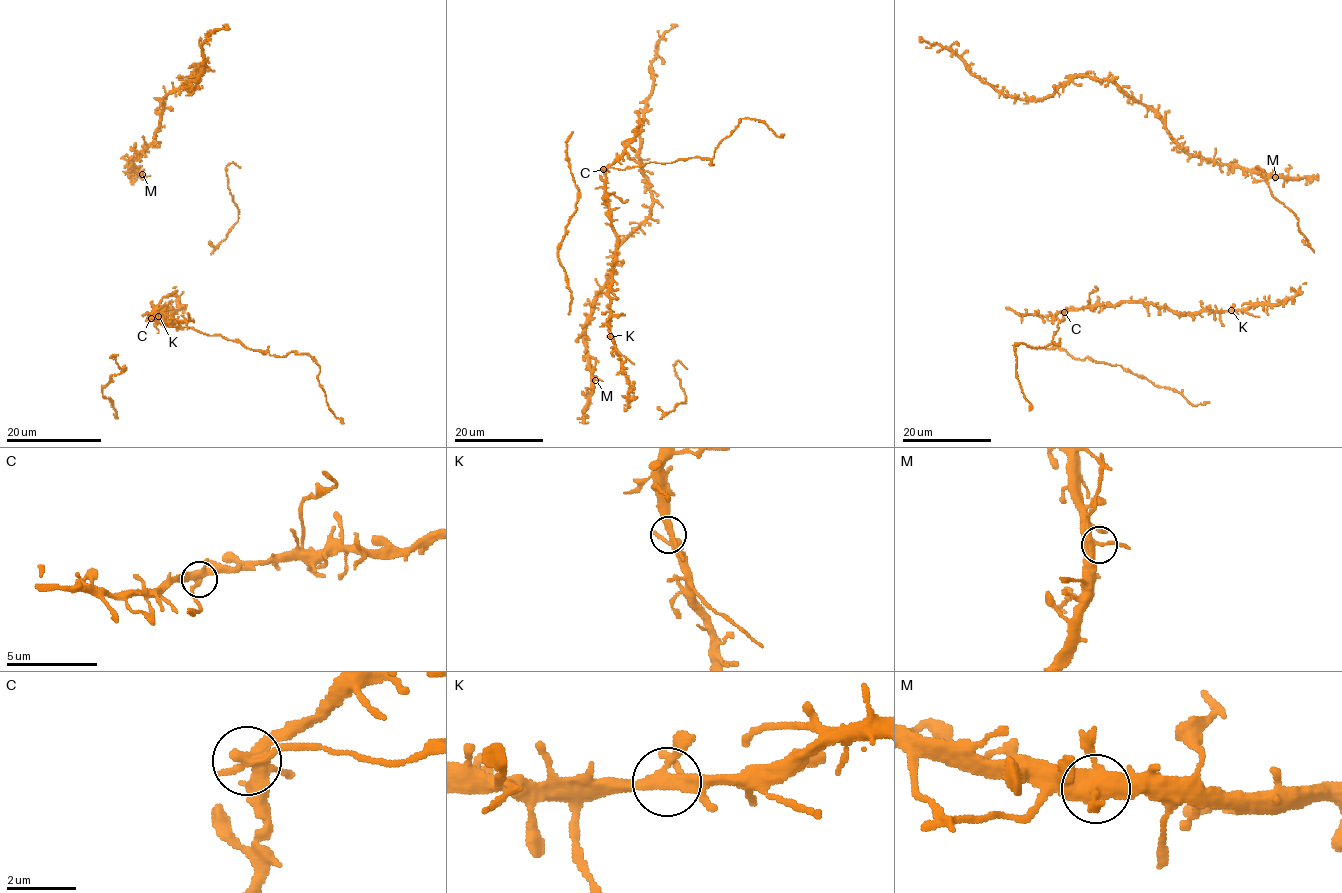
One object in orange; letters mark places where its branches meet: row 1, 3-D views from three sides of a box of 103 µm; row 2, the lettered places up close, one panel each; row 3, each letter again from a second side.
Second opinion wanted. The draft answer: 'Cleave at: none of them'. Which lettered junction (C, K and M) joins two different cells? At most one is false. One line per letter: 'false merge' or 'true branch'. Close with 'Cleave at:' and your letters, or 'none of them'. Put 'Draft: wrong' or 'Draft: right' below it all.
C: false merge
K: true branch
M: true branch
Cleave at: C
Draft: wrong

